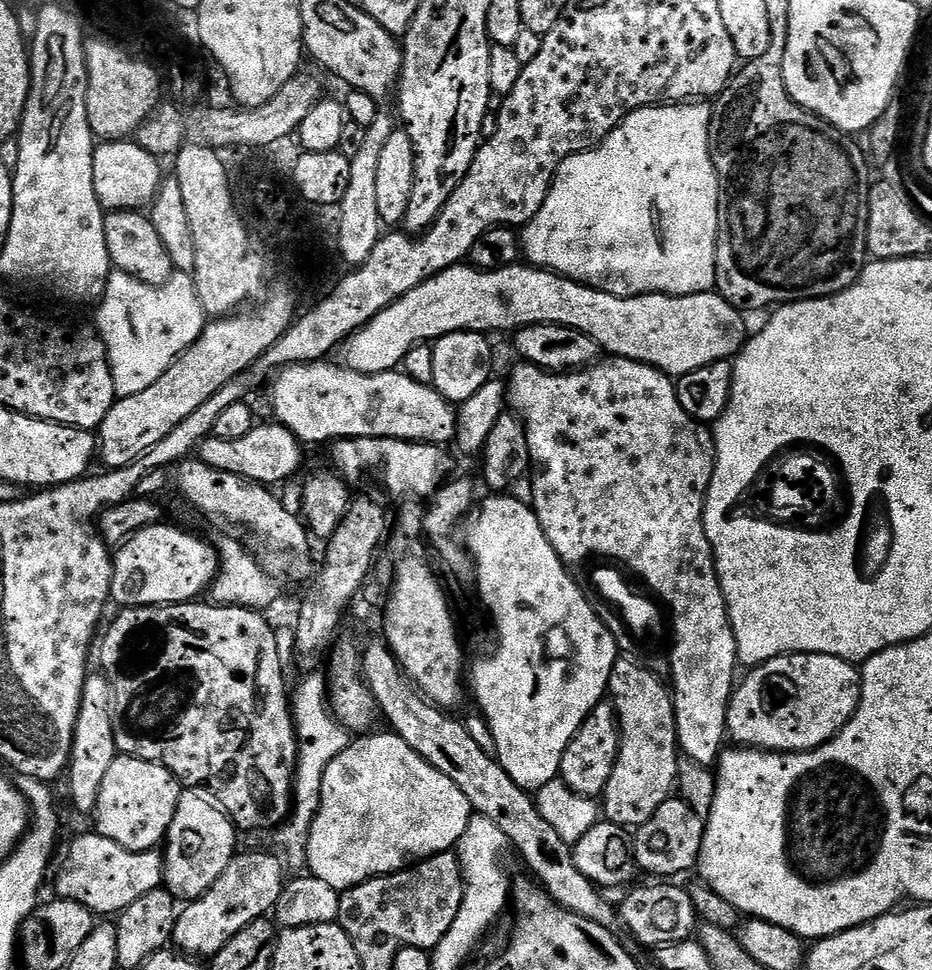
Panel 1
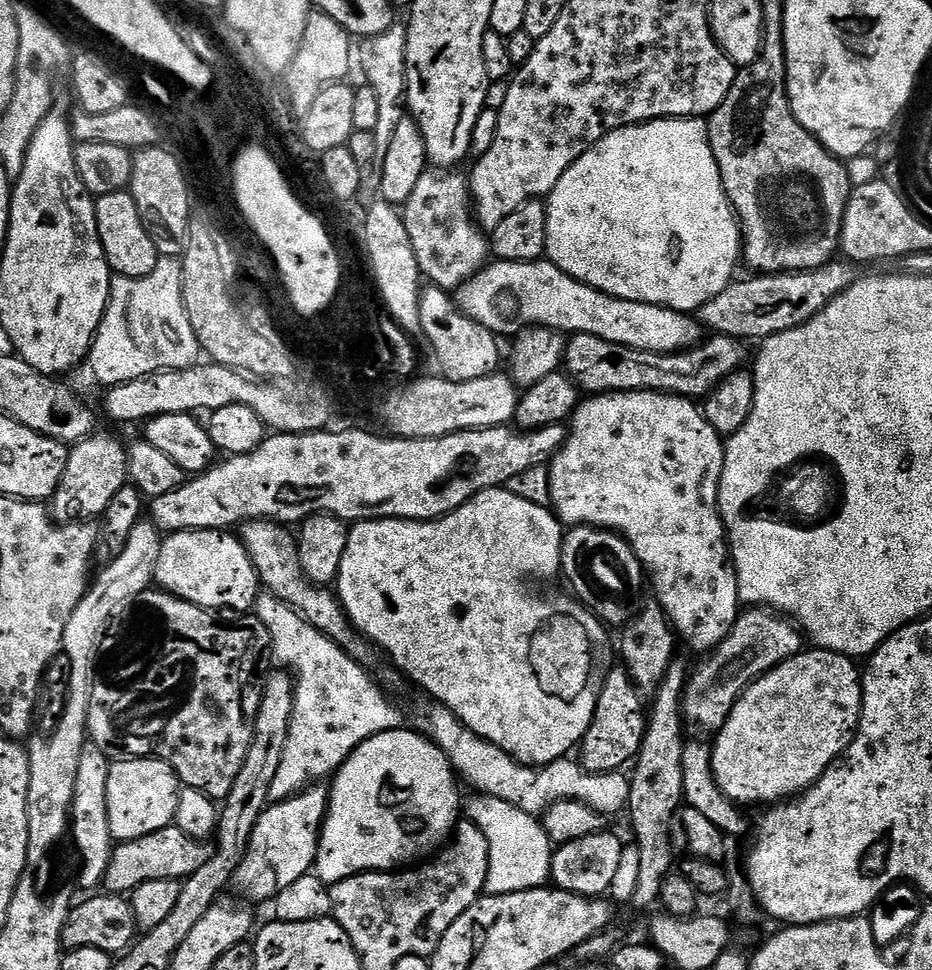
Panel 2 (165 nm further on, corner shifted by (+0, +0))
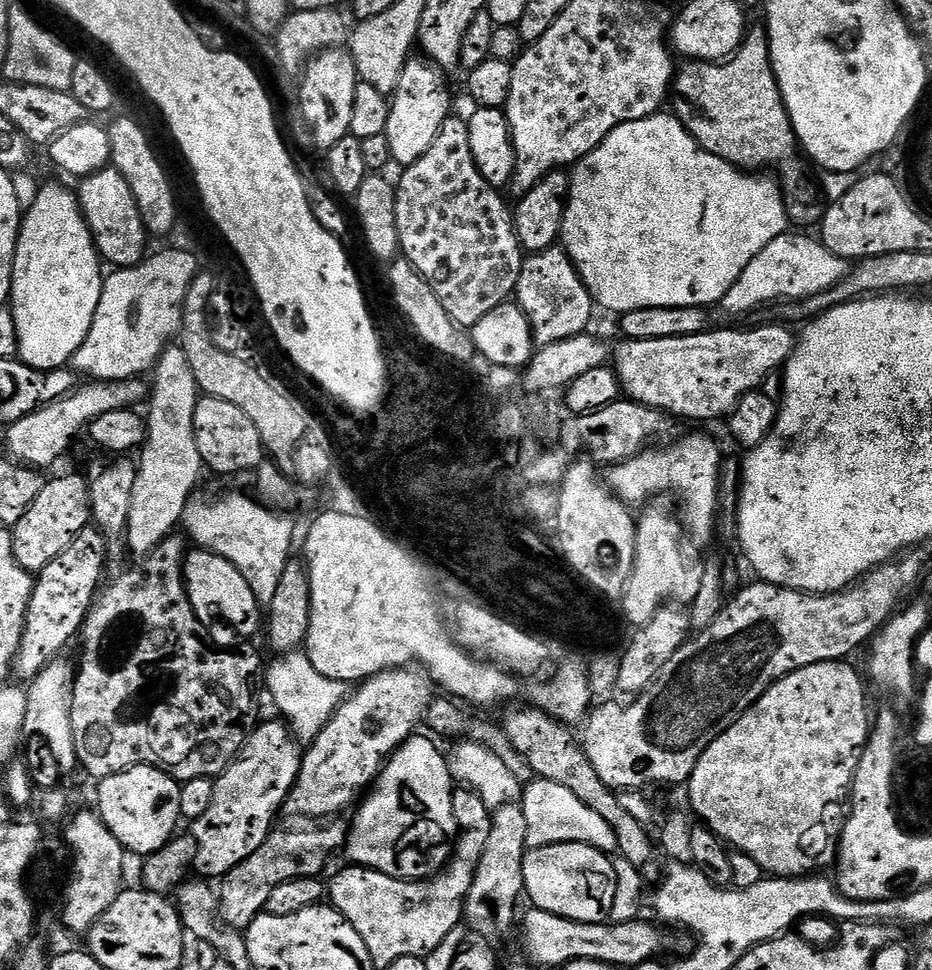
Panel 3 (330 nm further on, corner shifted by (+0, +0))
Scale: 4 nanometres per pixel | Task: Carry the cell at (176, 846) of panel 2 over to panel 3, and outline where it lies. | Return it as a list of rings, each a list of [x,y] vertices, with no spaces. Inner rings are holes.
[[[268,720],[260,725],[257,723],[249,731],[232,765],[221,776],[215,777],[214,802],[210,802],[210,807],[206,809],[206,814],[202,814],[202,818],[191,821],[190,835],[196,840],[194,872],[197,877],[222,878],[230,870],[234,870],[238,862],[246,862],[246,858],[250,858],[250,854],[254,854],[254,850],[258,850],[258,846],[262,846],[262,842],[266,842],[268,835],[274,831],[276,811],[279,813],[283,809],[284,800],[298,778],[302,759],[301,745],[294,739],[288,725],[276,720]]]

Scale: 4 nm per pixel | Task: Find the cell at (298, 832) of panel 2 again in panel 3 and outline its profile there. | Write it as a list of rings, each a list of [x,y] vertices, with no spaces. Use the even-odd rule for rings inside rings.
[[[412,666],[389,668],[376,676],[369,676],[357,688],[360,689],[357,692],[355,689],[348,699],[343,700],[338,706],[338,710],[326,722],[318,738],[314,738],[312,743],[307,745],[300,762],[298,778],[284,800],[285,813],[289,812],[292,816],[304,816],[300,818],[311,818],[313,821],[320,822],[325,818],[339,817],[343,808],[351,809],[357,797],[379,776],[386,758],[390,757],[400,745],[406,743],[419,729],[416,727],[422,724],[428,707],[434,699],[434,685],[427,672]]]

